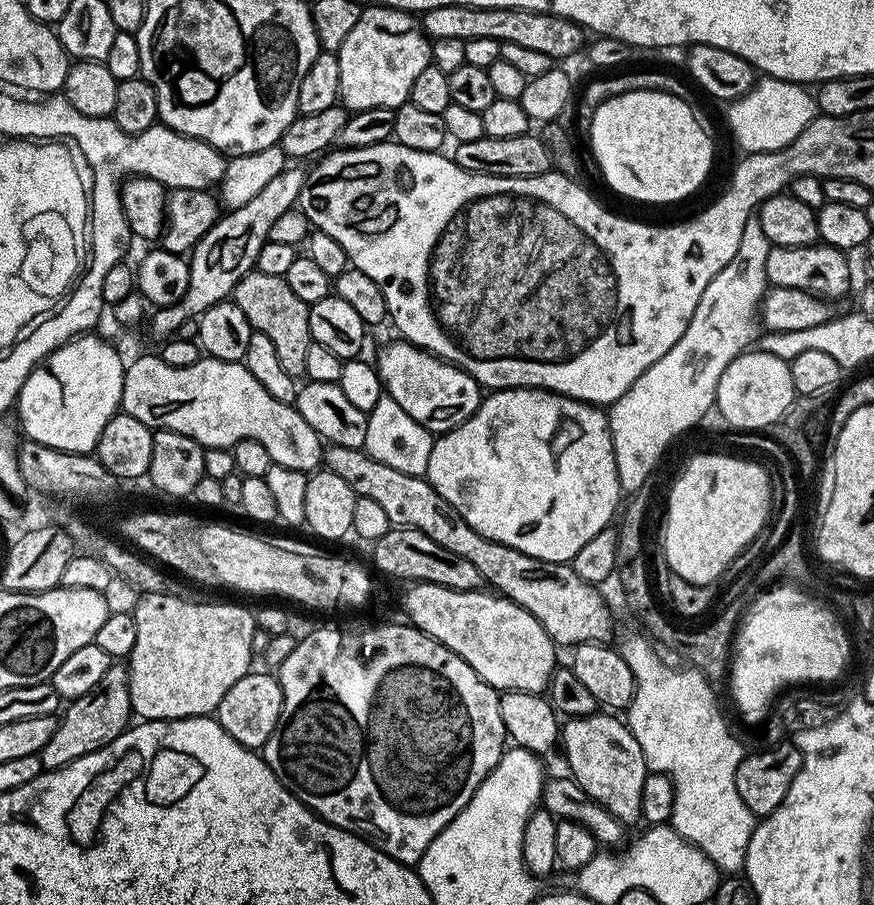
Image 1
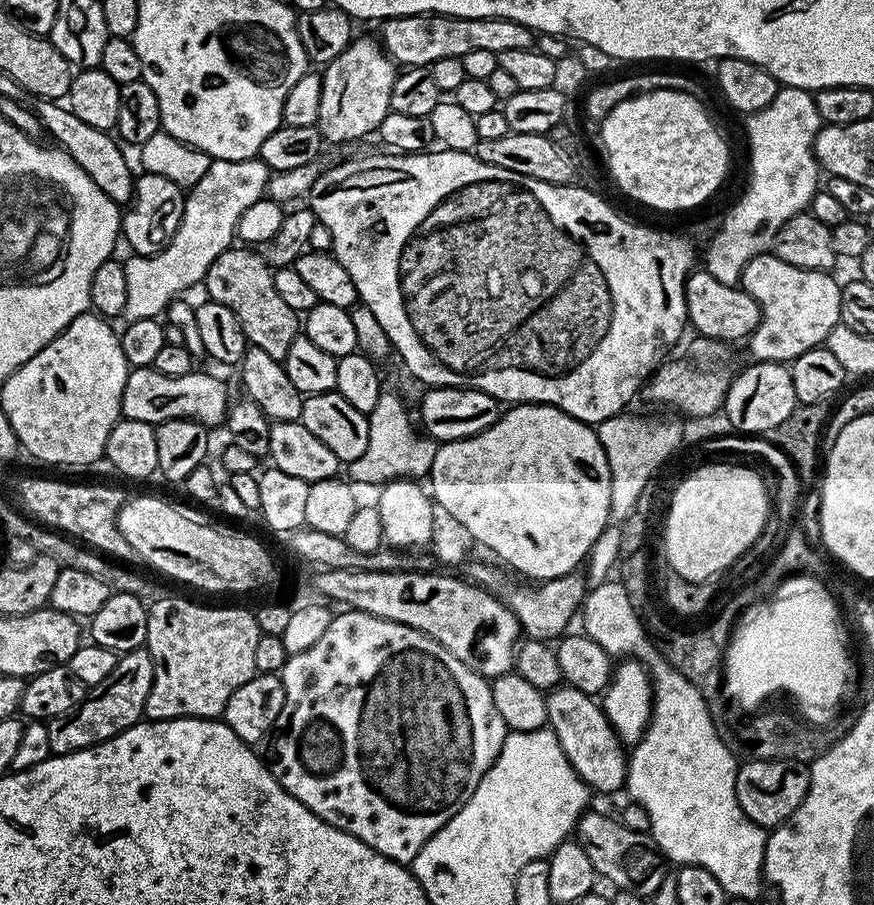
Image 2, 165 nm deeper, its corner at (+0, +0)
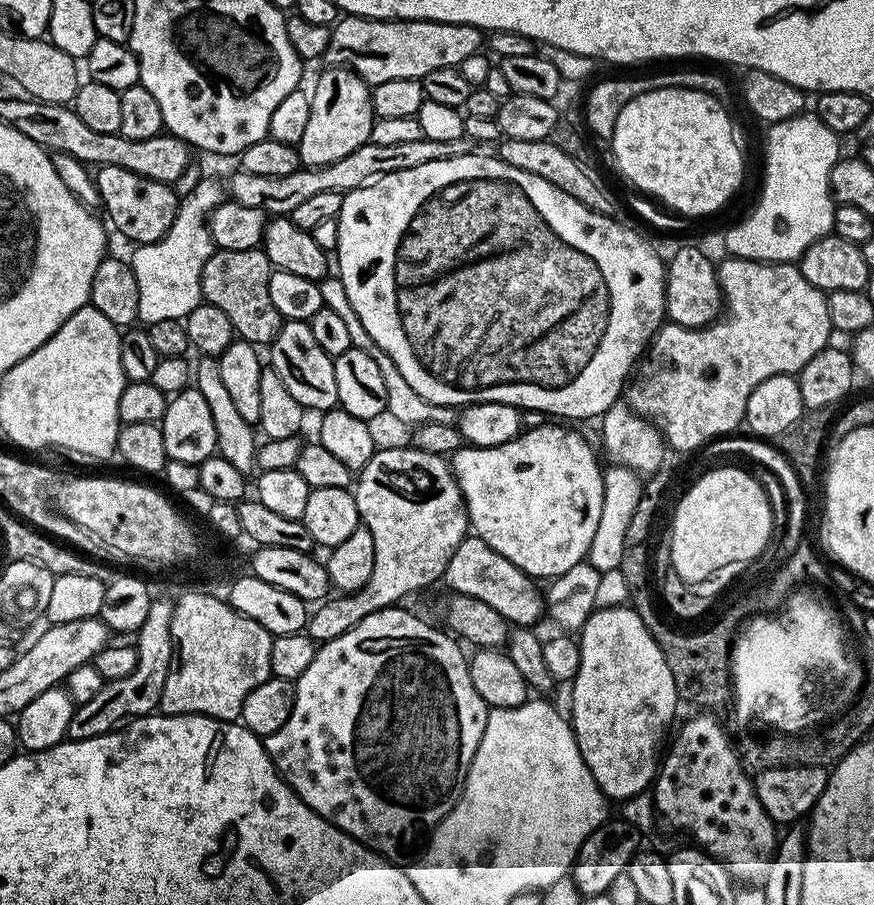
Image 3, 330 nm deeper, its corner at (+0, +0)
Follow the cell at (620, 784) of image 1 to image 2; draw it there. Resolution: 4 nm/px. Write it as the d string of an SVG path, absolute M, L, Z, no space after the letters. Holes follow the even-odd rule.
M557 686L547 693L547 727L558 738L572 769L593 793L616 792L628 779L628 756L614 726L606 718L603 707L582 690Z

